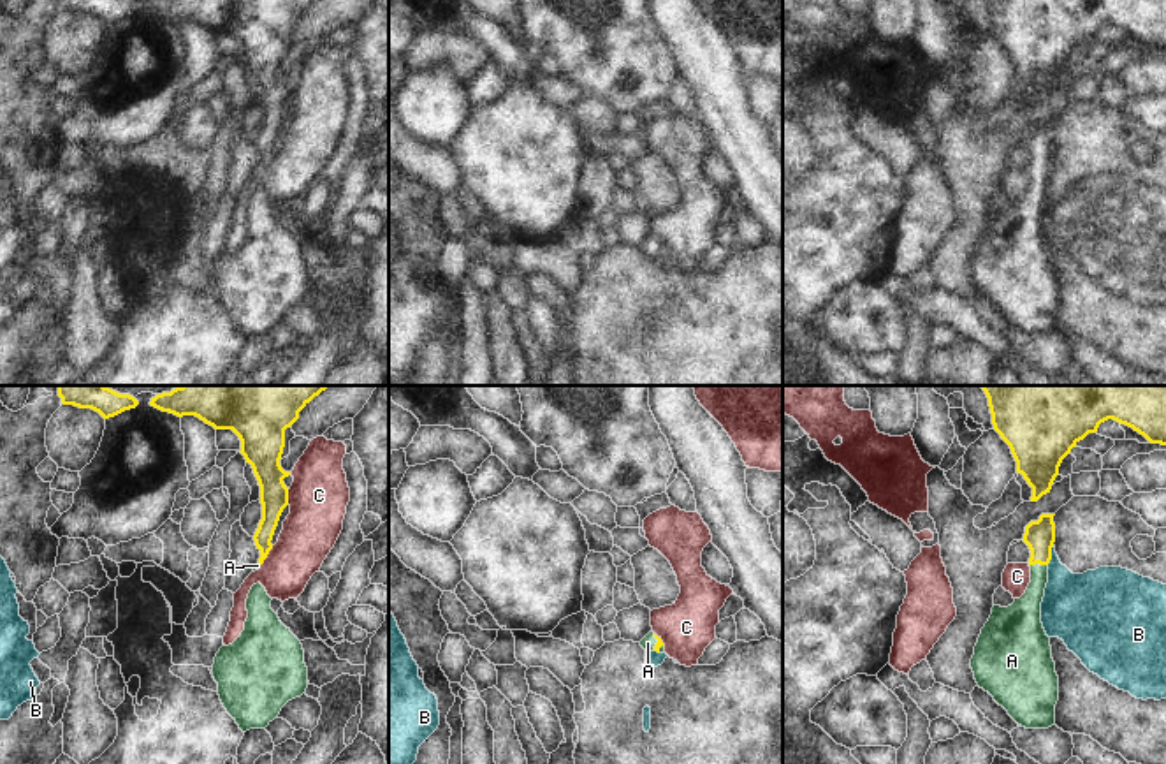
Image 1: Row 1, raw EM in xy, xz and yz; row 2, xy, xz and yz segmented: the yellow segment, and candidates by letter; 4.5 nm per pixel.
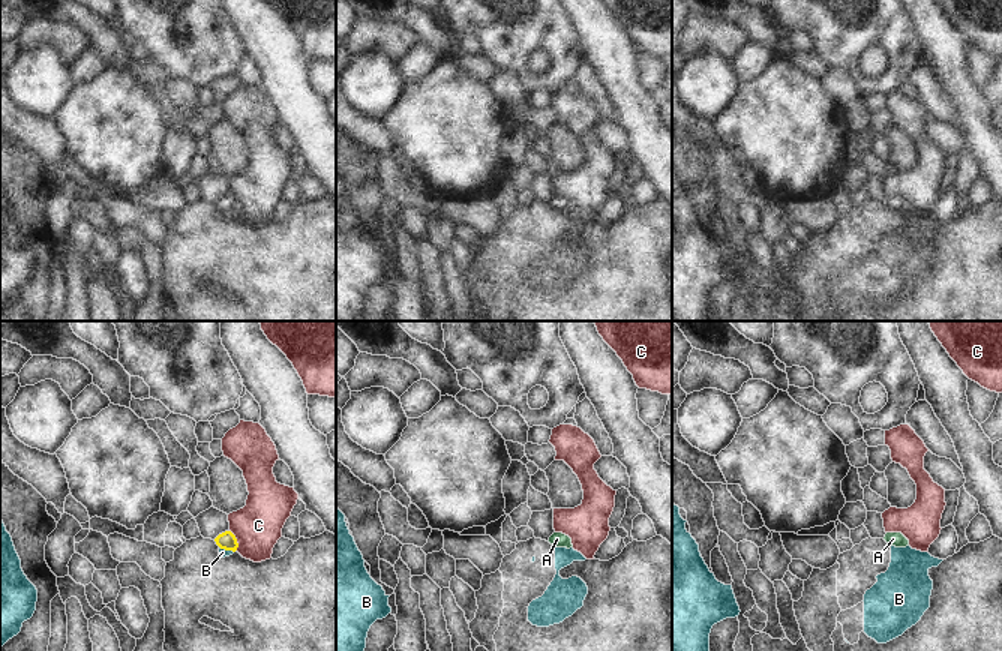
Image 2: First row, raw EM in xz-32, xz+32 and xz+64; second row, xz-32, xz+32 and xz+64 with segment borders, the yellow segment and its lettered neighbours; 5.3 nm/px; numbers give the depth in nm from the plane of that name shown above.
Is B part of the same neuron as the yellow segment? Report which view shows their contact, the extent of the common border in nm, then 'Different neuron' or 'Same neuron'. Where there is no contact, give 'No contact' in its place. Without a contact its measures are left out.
Touches yellow in yz. Shared border 90 nm. Different neuron.

